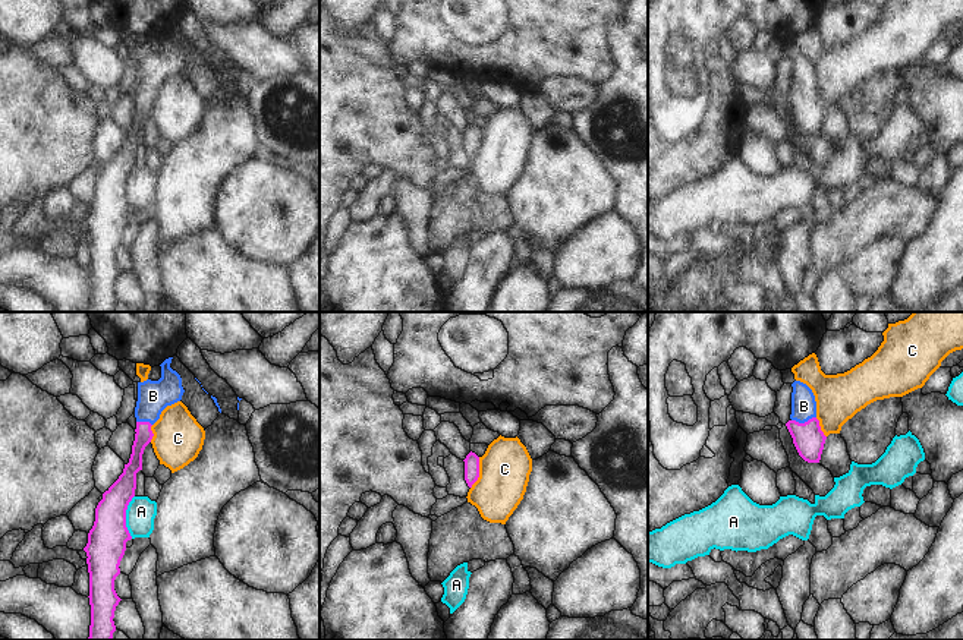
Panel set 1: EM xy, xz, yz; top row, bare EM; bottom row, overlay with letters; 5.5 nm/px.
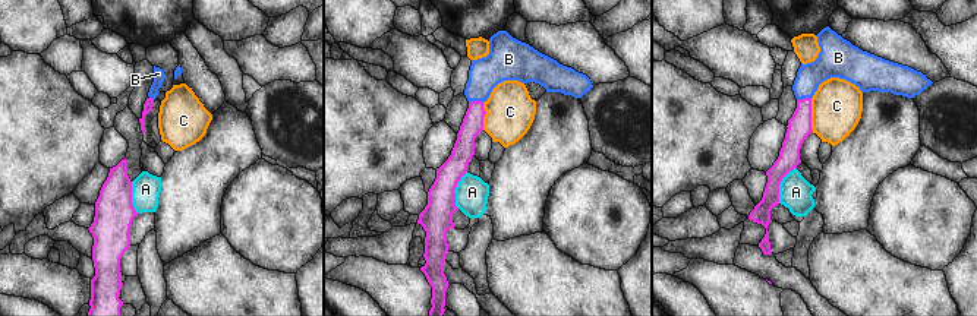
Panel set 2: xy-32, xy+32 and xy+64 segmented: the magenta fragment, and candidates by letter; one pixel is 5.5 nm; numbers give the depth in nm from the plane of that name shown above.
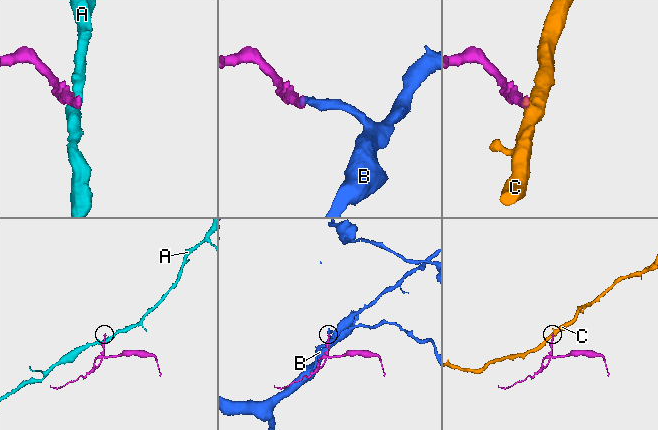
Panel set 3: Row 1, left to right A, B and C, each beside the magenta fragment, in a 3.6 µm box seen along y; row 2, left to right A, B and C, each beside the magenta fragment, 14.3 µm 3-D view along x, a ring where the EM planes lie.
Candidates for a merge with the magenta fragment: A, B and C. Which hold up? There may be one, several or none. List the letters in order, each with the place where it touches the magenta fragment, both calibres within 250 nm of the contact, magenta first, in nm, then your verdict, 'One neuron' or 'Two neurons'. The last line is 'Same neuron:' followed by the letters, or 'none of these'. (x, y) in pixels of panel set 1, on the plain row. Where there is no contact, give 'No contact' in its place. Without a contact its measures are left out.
A: Touches magenta at xy (125, 189). Thickness 220 nm (magenta) against 160 nm. Two neurons
B: Touches magenta at yz (805, 94). Thickness 170 nm (magenta) against 140 nm. One neuron
C: Touches magenta at xz (478, 145). Thickness 80 nm (magenta) against 280 nm. Two neurons
Same neuron: B.

